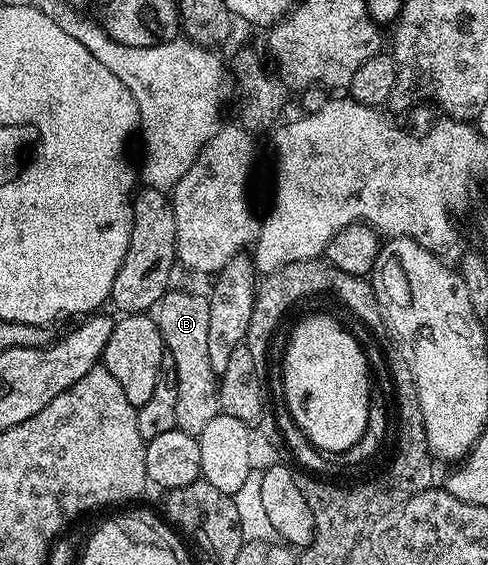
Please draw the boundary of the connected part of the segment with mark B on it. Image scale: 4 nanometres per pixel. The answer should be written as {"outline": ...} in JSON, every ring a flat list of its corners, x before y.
{"outline":[[169,288,162,300,152,305,150,317,158,324,158,332,162,332,164,349,178,384,176,429,199,435,206,424,221,413,218,375,214,368,210,368,210,352,206,341,210,329,208,294,191,294,188,290]]}

